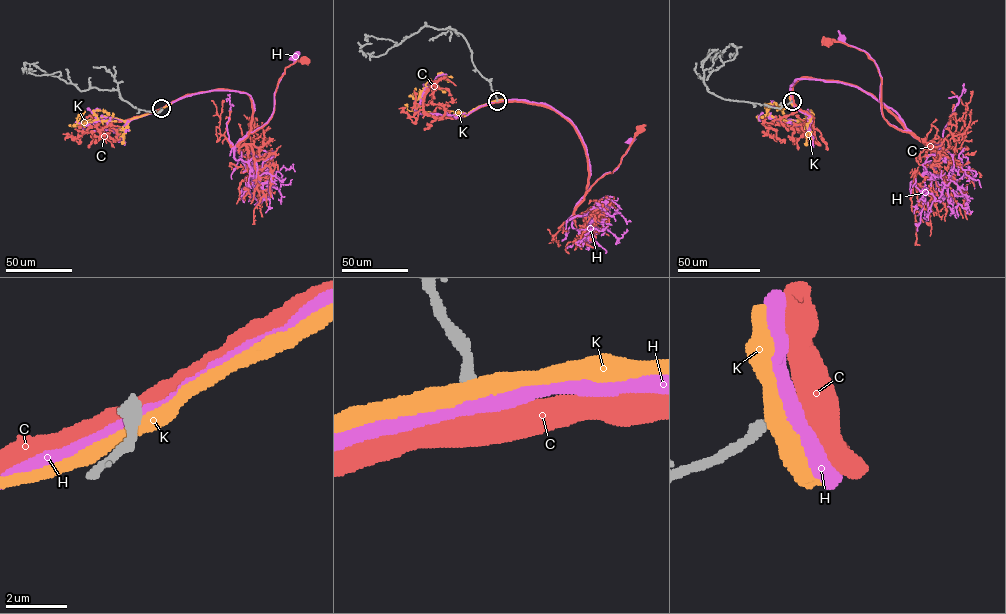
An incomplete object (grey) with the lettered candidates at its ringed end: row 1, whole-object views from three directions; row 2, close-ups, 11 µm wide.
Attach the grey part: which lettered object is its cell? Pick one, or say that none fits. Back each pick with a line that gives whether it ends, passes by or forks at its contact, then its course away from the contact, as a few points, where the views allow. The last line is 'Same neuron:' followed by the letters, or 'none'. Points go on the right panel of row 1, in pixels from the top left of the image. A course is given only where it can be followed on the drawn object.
Same neuron: none

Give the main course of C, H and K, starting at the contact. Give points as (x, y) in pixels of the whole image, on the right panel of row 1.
C: (792, 101), (801, 78), (842, 81), (872, 94), (906, 131), (883, 116), (876, 64), (856, 48), (826, 43)
H: (791, 101), (790, 87), (796, 79), (843, 83), (891, 108), (907, 130), (883, 116), (876, 63), (842, 38)
K: (791, 102), (813, 114), (784, 120), (770, 117), (765, 105), (781, 109)

